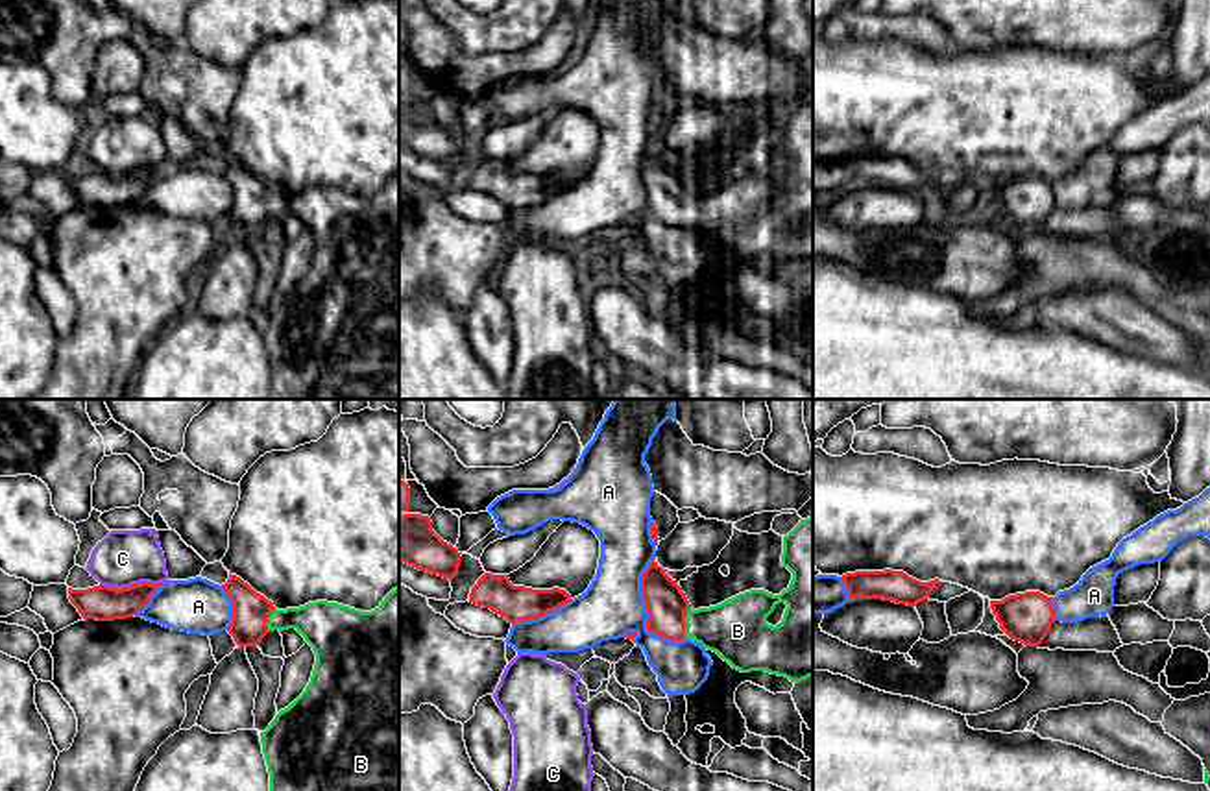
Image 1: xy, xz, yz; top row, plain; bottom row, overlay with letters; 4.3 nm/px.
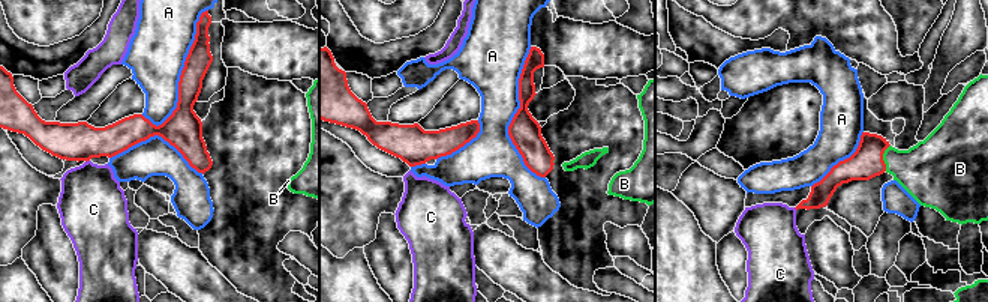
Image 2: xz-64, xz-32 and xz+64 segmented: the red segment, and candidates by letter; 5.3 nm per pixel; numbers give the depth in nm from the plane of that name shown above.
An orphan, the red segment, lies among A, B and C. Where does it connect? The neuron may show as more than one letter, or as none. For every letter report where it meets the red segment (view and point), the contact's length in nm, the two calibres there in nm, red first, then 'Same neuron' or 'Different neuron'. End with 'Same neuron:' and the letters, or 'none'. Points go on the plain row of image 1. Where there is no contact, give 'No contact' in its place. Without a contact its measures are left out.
A: Touches red at xz (647, 198). Shared border 400 nm. Thickness 180 nm (red) against 280 nm. Different neuron
B: Touches red at xz (684, 209). Shared border 150 nm. Thickness 180 nm (red) against 260 nm. Same neuron
C: Touches red at xy (133, 170). Shared border 300 nm. Thickness 160 nm (red) against 240 nm. Different neuron
Same neuron: B

